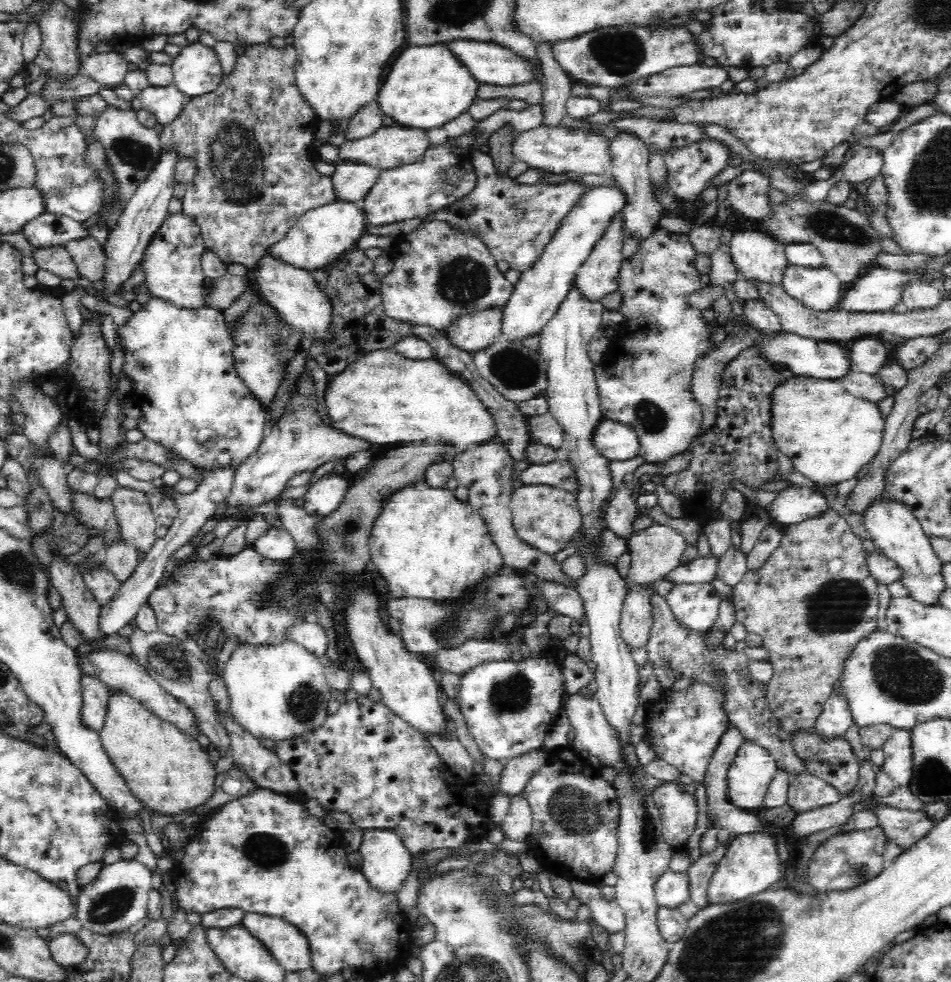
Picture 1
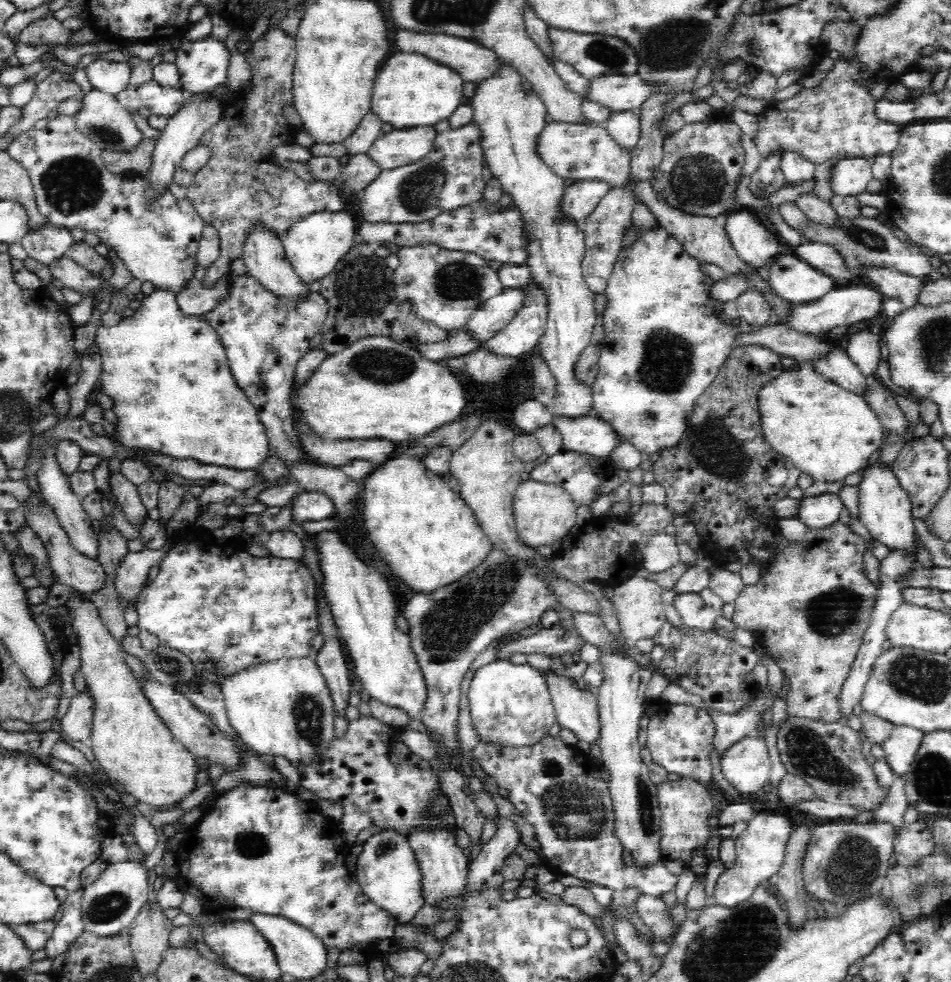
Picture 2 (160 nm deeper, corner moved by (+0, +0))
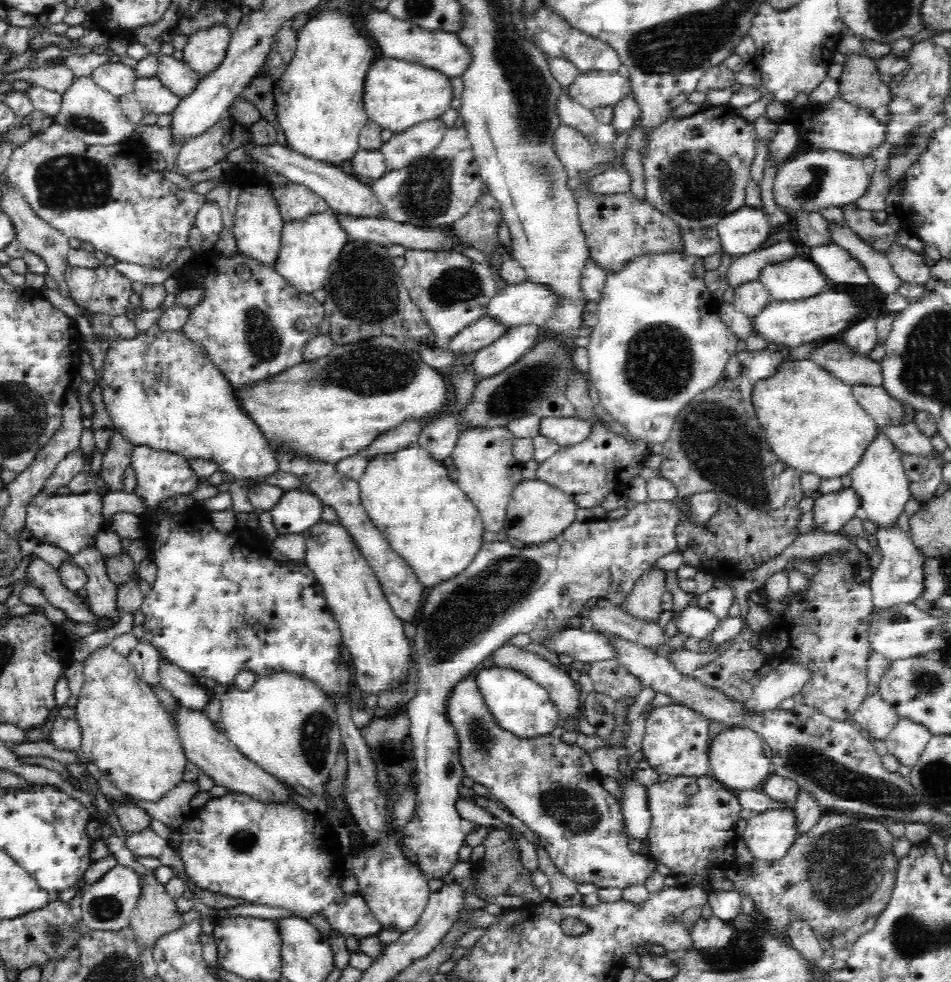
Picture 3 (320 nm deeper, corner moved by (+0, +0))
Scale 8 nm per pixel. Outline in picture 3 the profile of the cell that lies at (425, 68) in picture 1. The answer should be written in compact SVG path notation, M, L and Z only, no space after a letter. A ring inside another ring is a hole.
M376 59L368 78L364 80L364 108L368 118L376 121L383 129L400 133L424 121L440 118L450 110L452 102L452 83L448 75L422 63L408 62L404 59Z

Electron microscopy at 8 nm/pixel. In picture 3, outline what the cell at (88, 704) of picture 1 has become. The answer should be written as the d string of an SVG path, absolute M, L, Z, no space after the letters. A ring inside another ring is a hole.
M76 713L68 718L57 714L52 721L52 729L47 741L60 751L76 752L81 749L82 727L78 723Z

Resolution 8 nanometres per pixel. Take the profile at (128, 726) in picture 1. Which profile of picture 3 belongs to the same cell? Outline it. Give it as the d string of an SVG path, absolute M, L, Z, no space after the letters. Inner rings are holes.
M111 644L100 646L86 656L84 684L75 709L82 727L80 750L118 790L141 802L158 802L168 792L175 791L176 786L183 784L187 757L169 714L156 698L153 688L138 677L132 664Z

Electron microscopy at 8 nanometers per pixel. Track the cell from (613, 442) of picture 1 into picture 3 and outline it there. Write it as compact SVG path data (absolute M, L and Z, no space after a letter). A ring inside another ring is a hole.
M543 418L540 434L554 440L561 448L576 446L590 438L593 423L582 418Z

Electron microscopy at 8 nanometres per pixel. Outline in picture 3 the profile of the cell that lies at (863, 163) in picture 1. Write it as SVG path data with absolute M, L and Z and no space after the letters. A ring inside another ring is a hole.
M810 151L803 156L790 158L776 174L773 191L776 203L789 216L794 212L819 212L829 207L842 207L856 203L866 194L872 176L868 176L863 160L850 157L848 154L827 151Z

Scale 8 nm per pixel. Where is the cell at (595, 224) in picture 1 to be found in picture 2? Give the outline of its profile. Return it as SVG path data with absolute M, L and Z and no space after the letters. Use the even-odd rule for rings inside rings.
M535 278L522 287L523 306L513 314L511 321L482 347L502 355L520 357L537 346L544 334L548 318L548 293Z

